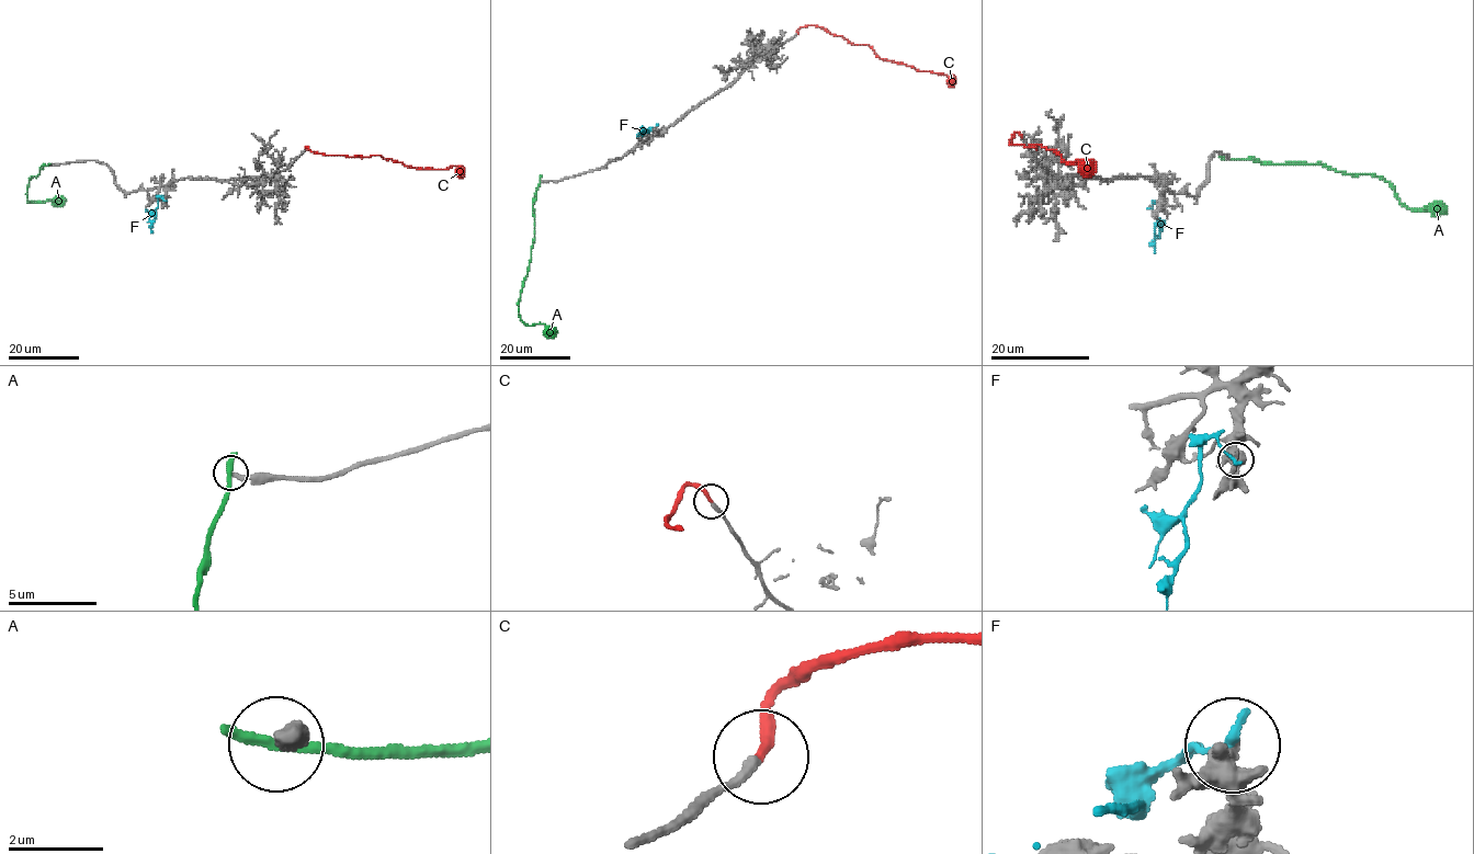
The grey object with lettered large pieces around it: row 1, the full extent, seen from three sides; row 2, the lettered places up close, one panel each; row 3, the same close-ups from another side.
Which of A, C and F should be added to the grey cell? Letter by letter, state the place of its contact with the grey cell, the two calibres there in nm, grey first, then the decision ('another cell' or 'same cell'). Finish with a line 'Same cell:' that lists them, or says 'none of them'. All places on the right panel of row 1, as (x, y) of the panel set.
A: meets grey at (1225, 158); 240 nm thick on the grey side, 360 nm on the other; another cell
C: meets grey at (1021, 136); 220 nm thick on the grey side, 220 nm on the other; same cell
F: meets grey at (1152, 208); 240 nm thick on the grey side, 170 nm on the other; another cell
Same cell: C

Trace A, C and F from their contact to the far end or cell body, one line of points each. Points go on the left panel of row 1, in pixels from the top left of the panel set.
A: (48, 164), (44, 164), (36, 177), (31, 177), (27, 201), (61, 201)
C: (305, 149), (306, 146), (315, 152), (351, 156), (376, 155), (422, 169), (443, 169), (456, 164), (463, 177)
F: (166, 201), (158, 198), (152, 232)

